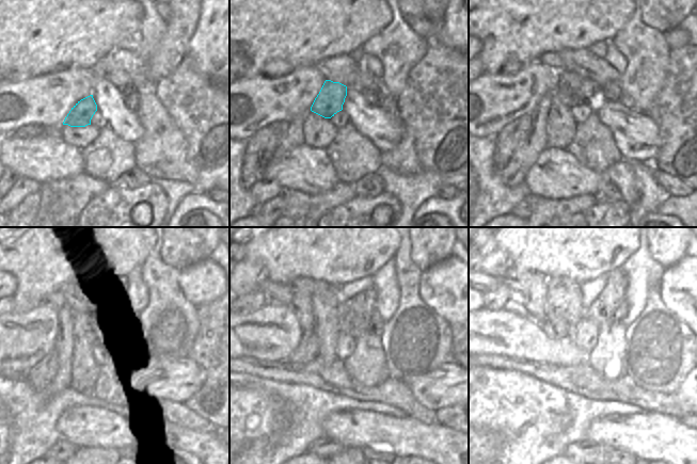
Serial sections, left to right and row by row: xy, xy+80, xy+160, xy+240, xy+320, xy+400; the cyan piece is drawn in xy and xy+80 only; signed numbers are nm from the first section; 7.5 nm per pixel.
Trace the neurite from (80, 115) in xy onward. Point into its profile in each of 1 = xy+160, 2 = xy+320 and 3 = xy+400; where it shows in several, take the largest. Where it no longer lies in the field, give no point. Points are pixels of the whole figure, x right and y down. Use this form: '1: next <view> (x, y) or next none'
1: next xy+160 (572, 89)
2: next xy+320 (353, 315)
3: next xy+400 (601, 310)

